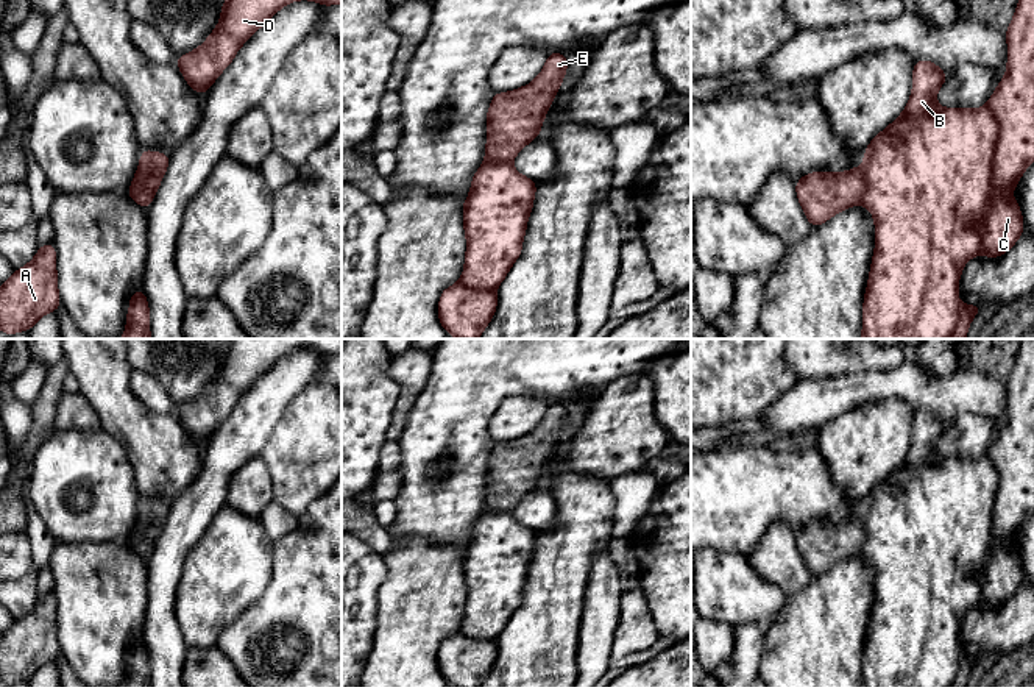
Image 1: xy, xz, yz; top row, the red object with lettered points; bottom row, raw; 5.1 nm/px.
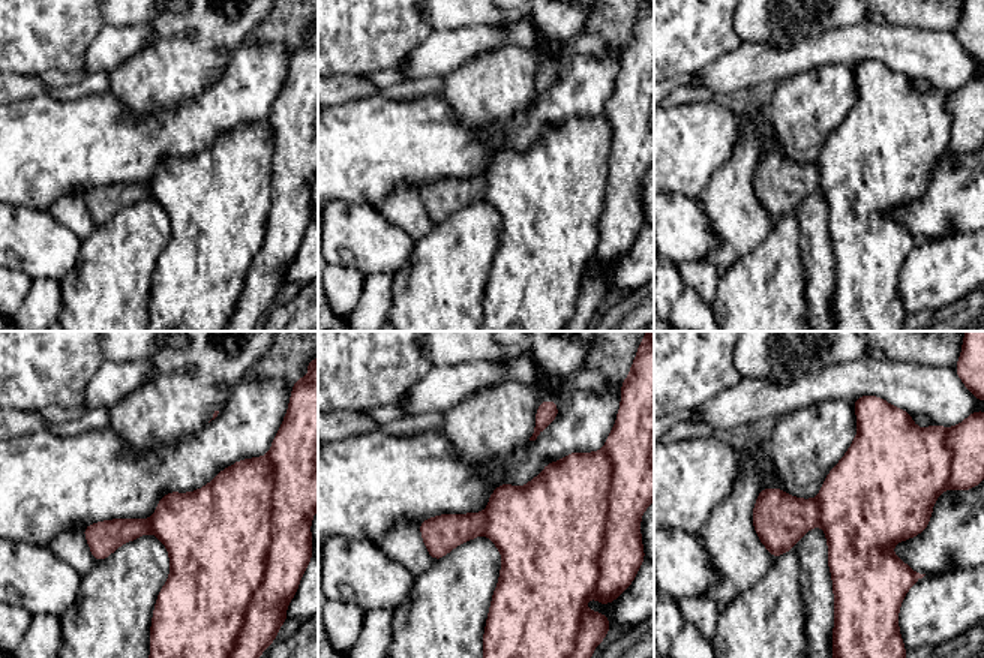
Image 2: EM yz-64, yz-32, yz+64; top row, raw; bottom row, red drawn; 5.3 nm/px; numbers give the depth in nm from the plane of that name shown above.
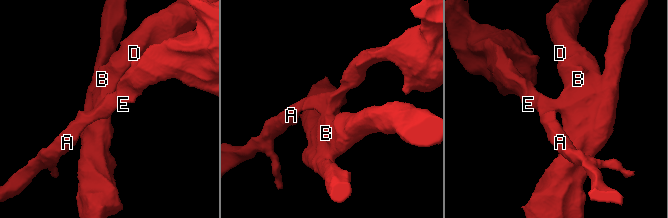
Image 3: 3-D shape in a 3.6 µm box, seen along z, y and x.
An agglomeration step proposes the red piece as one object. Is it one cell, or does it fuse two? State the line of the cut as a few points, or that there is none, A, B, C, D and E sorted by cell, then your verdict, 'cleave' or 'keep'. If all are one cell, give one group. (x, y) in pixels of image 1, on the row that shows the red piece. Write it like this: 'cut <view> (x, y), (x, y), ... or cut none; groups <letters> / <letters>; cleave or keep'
cut yz (863, 169), (864, 197), (860, 203); groups A E / B C D; cleave

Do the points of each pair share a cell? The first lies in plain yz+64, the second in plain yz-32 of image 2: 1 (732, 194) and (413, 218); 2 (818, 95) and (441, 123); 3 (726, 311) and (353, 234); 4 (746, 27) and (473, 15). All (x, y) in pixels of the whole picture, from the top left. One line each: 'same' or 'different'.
1: same
2: different
3: different
4: same

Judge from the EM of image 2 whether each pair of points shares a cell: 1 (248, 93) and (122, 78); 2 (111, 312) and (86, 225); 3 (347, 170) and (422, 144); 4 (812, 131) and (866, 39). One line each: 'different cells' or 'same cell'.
1: different cells
2: different cells
3: same cell
4: different cells

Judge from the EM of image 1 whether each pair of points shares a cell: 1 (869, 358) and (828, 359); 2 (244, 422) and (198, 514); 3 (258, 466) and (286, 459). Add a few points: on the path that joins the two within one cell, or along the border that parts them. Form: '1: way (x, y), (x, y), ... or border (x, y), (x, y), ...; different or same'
1: way (860, 358), (838, 358); same
2: way (231, 445), (219, 464), (209, 491); same
3: border (261, 455), (272, 481), (273, 500); different

